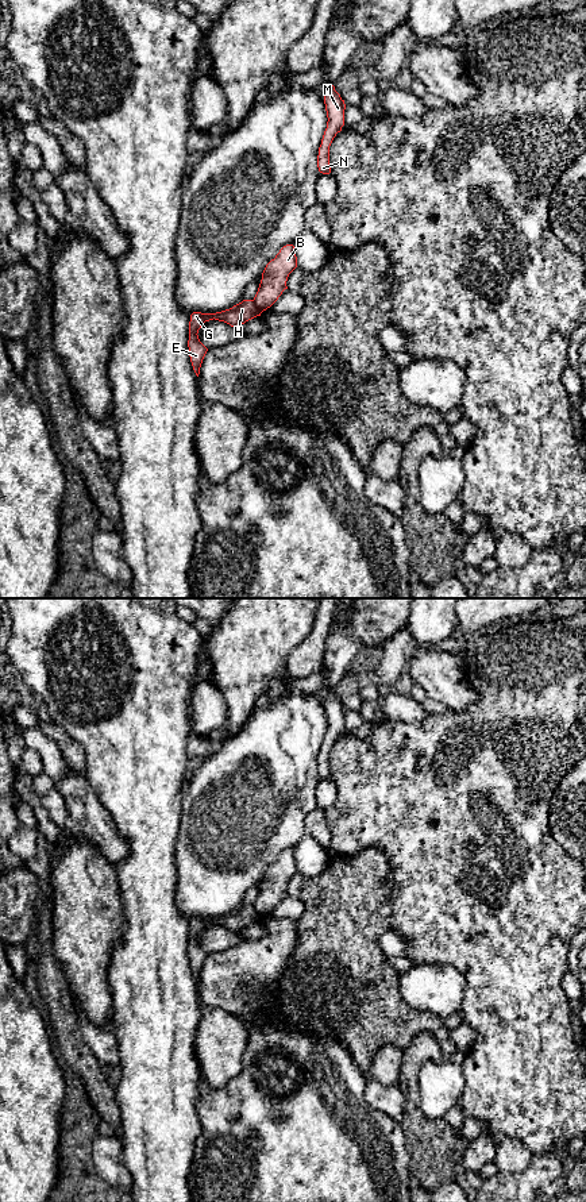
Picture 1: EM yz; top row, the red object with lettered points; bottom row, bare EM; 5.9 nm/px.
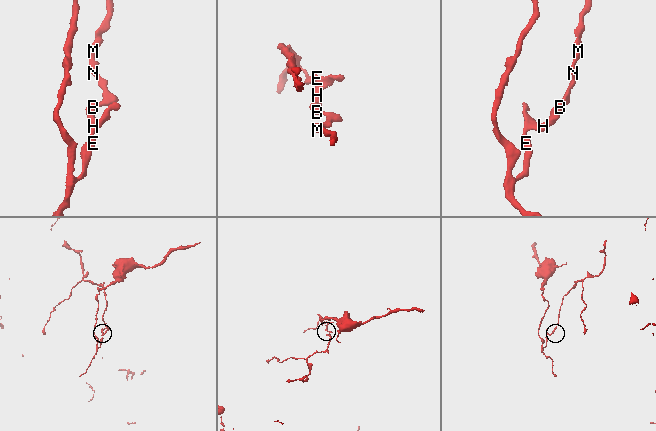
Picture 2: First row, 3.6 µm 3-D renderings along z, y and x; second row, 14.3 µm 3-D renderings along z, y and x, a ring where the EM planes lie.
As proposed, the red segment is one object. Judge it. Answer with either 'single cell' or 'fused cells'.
fused cells

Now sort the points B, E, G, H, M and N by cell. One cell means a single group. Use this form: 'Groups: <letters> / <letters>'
Groups: B M N / E G H

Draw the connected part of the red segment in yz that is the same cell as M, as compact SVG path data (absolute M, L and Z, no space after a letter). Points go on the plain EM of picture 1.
M334 690L325 693L324 709L328 727L321 744L321 750L319 752L317 773L320 778L329 779L329 751L336 739L340 737L342 732L344 731L346 709L340 700L335 696Z

